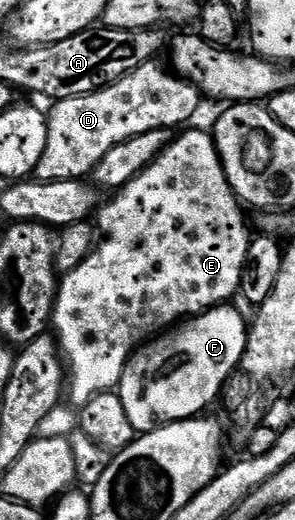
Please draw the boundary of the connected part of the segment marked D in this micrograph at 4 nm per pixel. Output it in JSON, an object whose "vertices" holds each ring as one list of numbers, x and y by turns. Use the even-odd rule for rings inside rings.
{"vertices":[[160,62,138,66,130,74,85,96,55,101,47,113,48,141,36,166,35,179,46,182,84,180,118,142,150,134,150,130,179,129,200,108,202,93]]}

